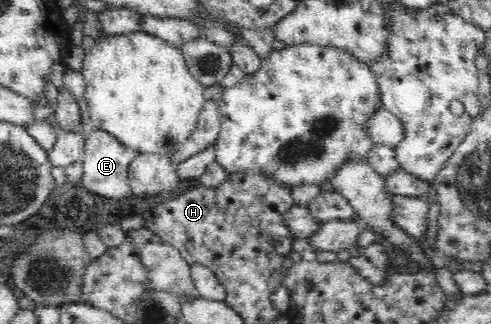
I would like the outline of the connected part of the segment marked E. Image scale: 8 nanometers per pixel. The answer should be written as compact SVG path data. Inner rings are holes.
M94 129L85 140L82 160L84 174L80 187L91 194L111 197L111 199L125 199L132 193L132 187L128 180L129 165L140 154L130 148L123 146L109 133Z

